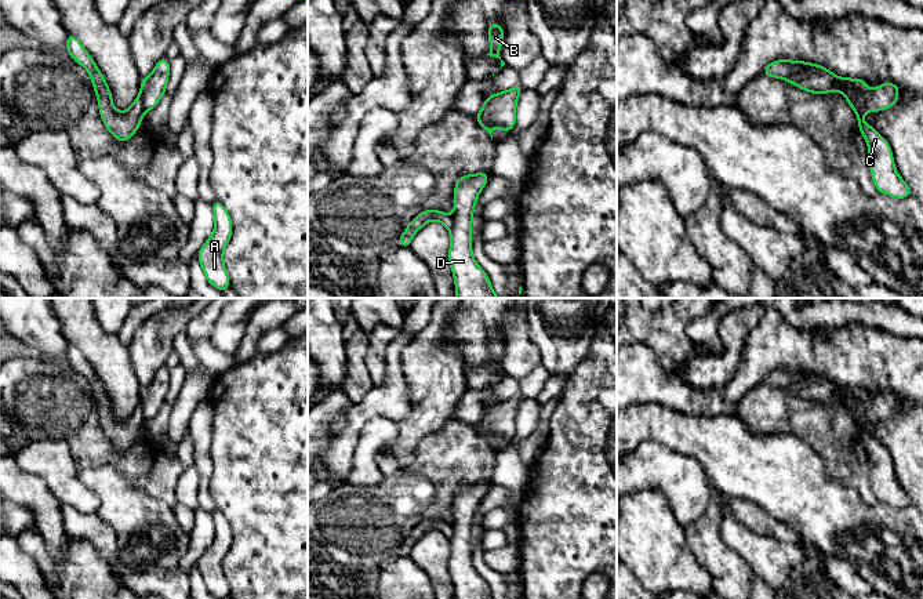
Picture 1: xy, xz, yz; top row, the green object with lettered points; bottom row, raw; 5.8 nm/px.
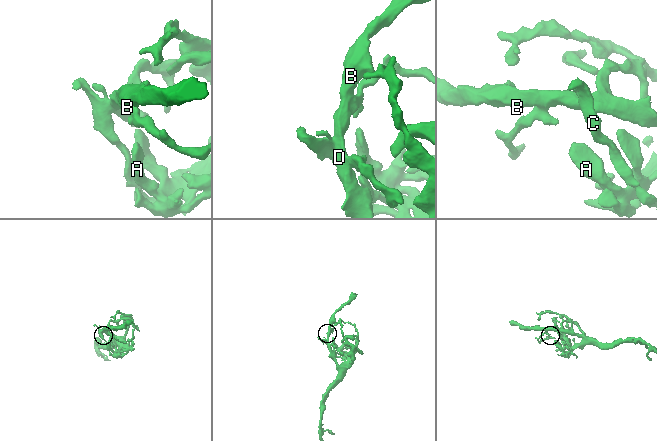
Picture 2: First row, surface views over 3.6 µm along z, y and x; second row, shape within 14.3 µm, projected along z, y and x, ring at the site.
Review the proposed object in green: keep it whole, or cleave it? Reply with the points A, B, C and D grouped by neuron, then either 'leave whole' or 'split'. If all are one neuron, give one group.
groups A B D / C; split

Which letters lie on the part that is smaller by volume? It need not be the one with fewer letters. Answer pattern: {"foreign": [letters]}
{"foreign": ["C"]}

